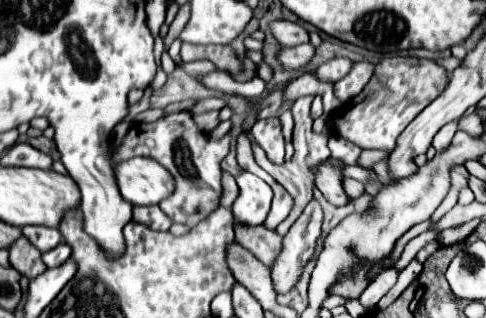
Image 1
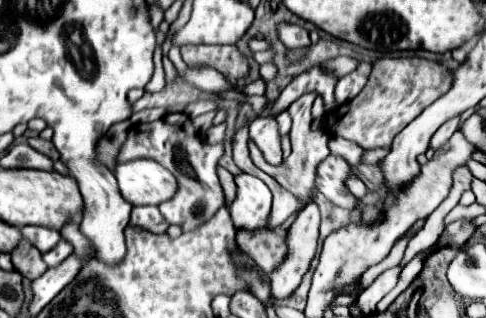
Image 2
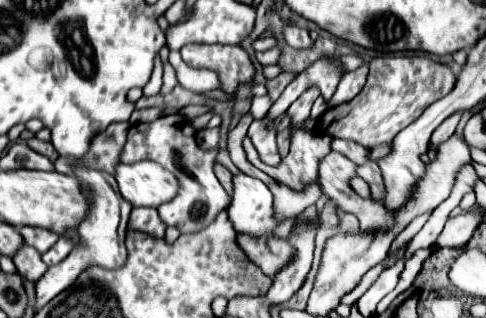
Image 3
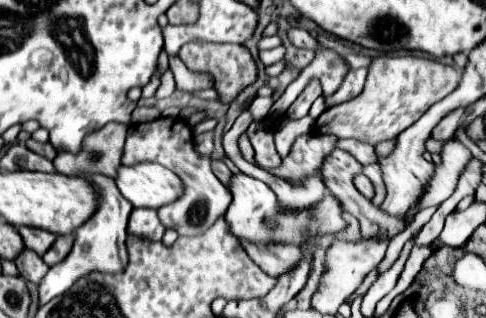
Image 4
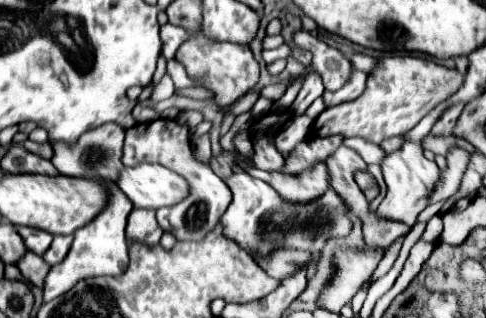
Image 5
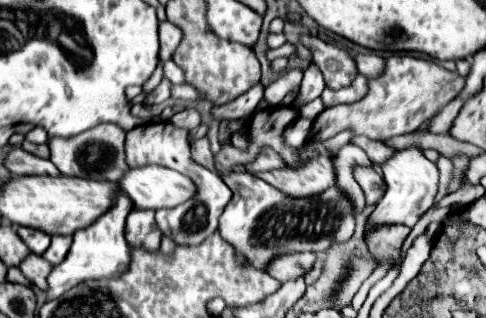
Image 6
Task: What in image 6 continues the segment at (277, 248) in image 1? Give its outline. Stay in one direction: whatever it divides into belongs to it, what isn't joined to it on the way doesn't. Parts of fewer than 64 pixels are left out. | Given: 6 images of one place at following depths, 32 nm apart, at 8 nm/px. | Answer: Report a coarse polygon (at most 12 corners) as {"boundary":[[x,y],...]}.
{"boundary":[[312,252],[280,256],[268,274],[280,282],[308,274],[316,262]]}

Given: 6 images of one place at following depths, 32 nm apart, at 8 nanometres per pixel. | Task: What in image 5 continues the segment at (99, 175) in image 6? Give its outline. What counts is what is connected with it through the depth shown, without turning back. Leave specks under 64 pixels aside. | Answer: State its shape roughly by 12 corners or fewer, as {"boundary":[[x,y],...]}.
{"boundary":[[102,124],[52,142],[64,176],[116,182],[126,130]]}

